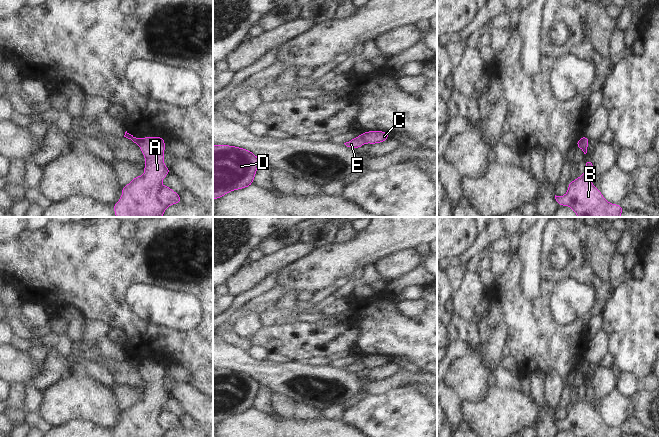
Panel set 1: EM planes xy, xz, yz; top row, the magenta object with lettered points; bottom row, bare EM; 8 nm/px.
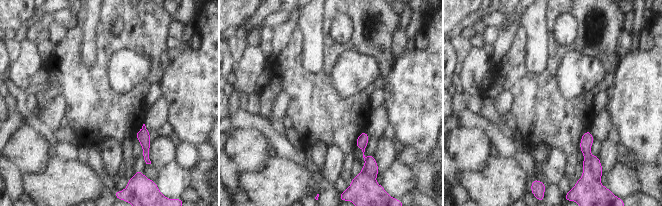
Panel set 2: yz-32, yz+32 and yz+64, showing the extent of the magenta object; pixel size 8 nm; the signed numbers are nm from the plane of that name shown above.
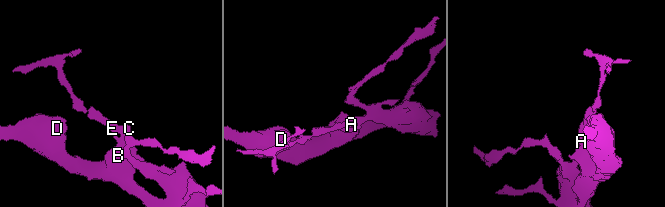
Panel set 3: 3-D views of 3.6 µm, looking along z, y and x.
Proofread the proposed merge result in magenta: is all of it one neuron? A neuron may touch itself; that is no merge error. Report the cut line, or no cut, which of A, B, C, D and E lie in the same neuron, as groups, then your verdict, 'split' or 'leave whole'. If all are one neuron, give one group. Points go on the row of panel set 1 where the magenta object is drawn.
xy (162, 186), (160, 200), (167, 207) | A B C D / E | split

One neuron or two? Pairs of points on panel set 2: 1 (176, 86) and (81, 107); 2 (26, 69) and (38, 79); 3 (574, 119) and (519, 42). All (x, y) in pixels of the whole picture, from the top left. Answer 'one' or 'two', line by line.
1: two
2: two
3: one

